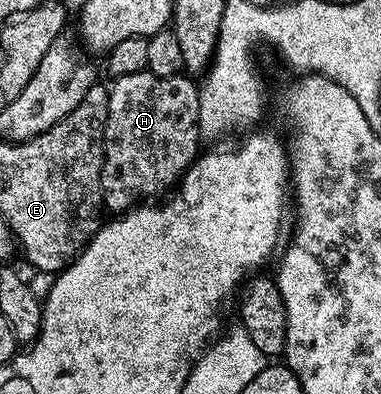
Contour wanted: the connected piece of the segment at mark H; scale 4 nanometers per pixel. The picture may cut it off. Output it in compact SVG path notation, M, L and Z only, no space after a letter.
M144 69L113 79L100 176L102 204L107 211L132 210L147 200L157 199L157 194L173 191L196 161L200 153L198 86L186 77L190 76L161 78Z

